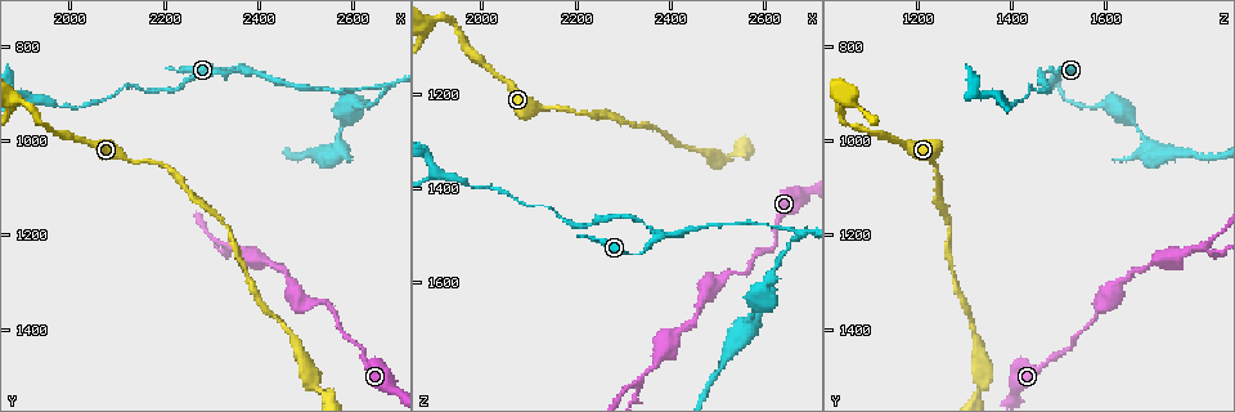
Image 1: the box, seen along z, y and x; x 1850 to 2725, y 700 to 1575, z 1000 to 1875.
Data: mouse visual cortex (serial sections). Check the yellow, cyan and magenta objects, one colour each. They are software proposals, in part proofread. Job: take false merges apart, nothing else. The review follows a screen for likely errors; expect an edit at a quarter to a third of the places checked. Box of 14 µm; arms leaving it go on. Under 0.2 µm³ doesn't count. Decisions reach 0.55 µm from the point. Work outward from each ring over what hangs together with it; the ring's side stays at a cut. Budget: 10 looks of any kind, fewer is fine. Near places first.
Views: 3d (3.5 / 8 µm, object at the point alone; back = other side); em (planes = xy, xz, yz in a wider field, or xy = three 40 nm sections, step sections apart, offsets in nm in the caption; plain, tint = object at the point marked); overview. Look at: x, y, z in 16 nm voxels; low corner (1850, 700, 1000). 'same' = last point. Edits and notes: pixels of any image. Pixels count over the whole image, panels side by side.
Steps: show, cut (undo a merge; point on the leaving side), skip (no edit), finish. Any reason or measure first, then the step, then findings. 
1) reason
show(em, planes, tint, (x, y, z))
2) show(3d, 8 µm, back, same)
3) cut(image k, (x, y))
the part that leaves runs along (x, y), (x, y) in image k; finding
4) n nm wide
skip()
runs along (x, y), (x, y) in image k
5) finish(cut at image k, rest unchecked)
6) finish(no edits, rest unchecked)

sudden change in width
show(3d, 3.5 µm, (2335, 1225, 1810))

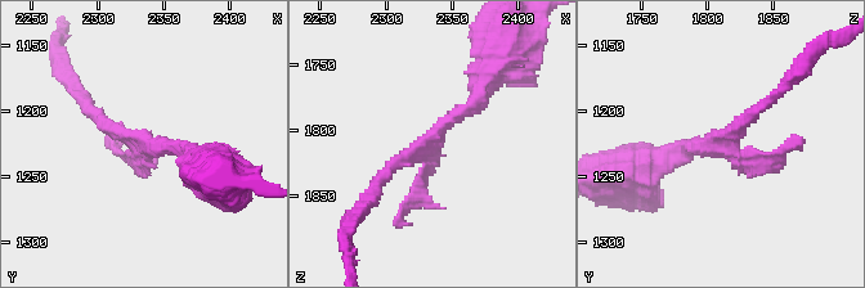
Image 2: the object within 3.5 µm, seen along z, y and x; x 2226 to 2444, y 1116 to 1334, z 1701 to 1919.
3 arms; arms of 150, 200, 250 nm; now the EM
show(em, planes, tint, (2338, 1224, 1802))

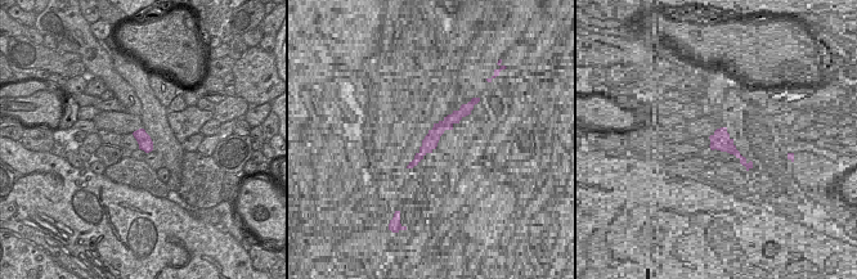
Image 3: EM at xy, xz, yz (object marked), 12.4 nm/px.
skip()
runs along (487, 76), (475, 103), (376, 185) in image 2; one cell here

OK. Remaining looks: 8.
abrupt turn
show(3d, 3.5 µm, (2370, 845, 1515))

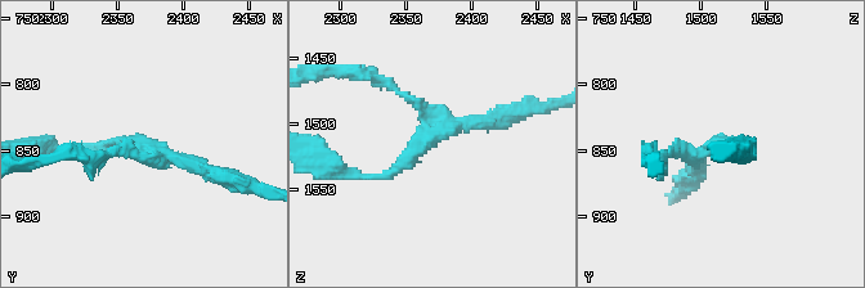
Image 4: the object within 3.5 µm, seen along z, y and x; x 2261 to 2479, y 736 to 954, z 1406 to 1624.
shape alone is not enough
show(em, xy, step 3, tint, (2368, 844, 1512))

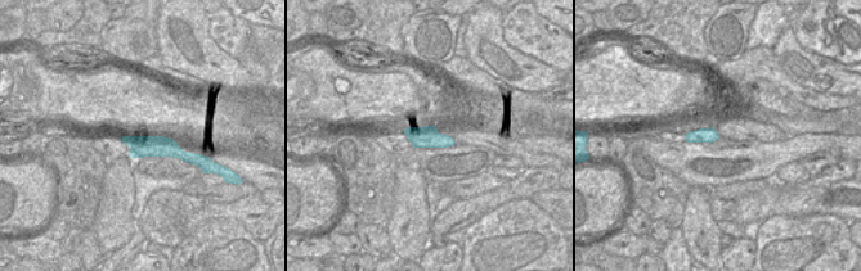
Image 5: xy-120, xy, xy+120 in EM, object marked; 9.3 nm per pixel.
220 nm wide
skip()
runs along (358, 175), (389, 175), (437, 133), (500, 116) in image 4; all the same cell

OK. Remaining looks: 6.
show(3d, 8 µm, (2670, 880, 1490))

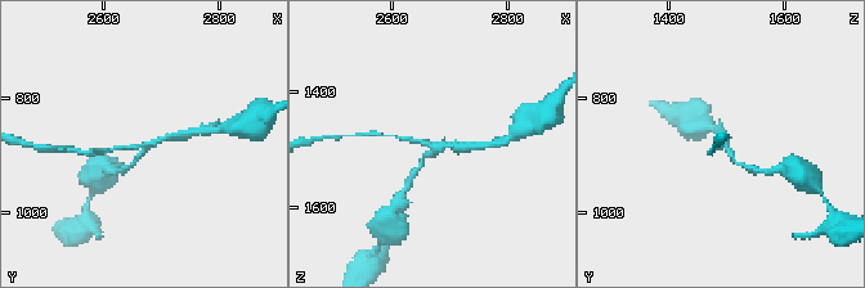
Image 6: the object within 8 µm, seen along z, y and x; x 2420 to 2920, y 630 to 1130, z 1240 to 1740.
show(3d, 3.5 µm, (2670, 880, 1495))

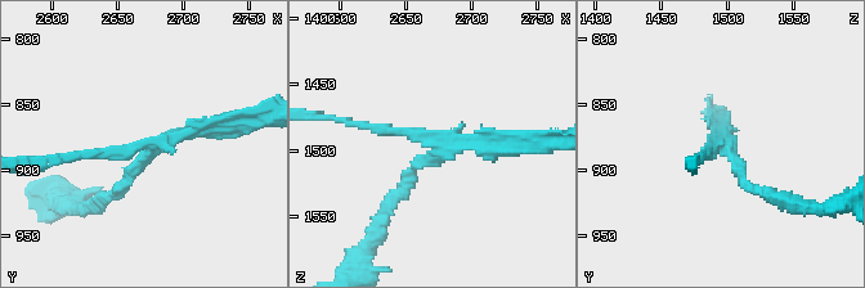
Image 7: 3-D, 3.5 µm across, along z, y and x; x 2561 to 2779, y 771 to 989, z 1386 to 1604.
now the EM
show(em, xy, step 5, tint, (2674, 884, 1494))

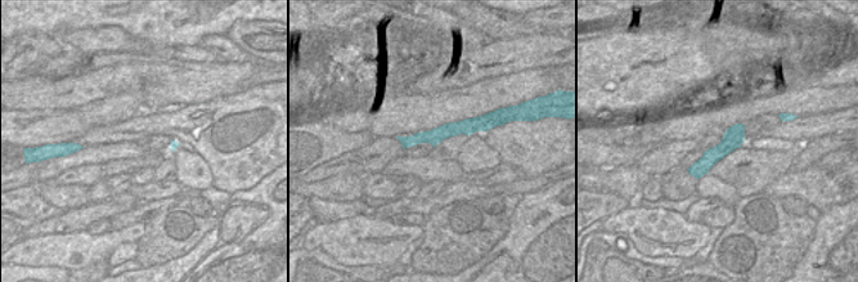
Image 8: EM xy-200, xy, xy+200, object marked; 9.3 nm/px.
3 arms; arms of 150, 150, 150 nm
skip()
runs along (484, 122), (404, 140) in image 8; one cell here

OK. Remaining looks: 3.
show(3d, 8 µm, (1905, 905, 1370))

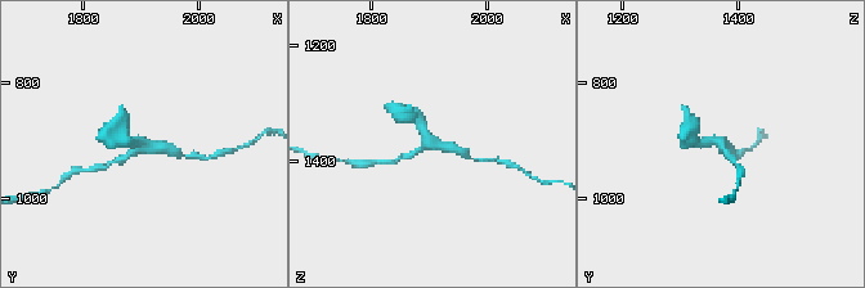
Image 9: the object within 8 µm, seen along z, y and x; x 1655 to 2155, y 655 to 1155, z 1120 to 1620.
3 arms; arms of 200, 250, 300 nm
show(em, planes, tint, (1905, 910, 1370))

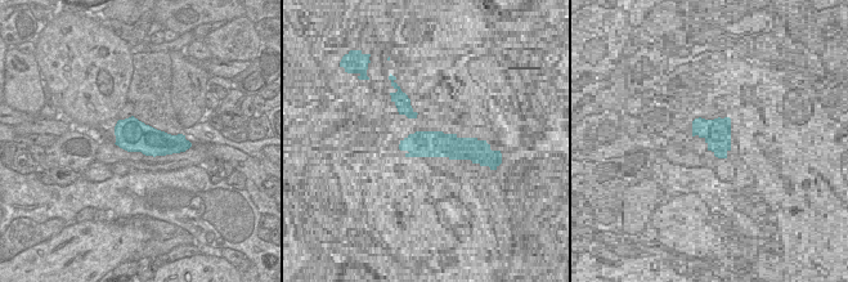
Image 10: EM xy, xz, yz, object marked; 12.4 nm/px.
skip()
runs along (467, 156), (430, 143), (413, 116) in image 9; continuous, no second cell

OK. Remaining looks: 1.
finish(no edits, rest unchecked)

